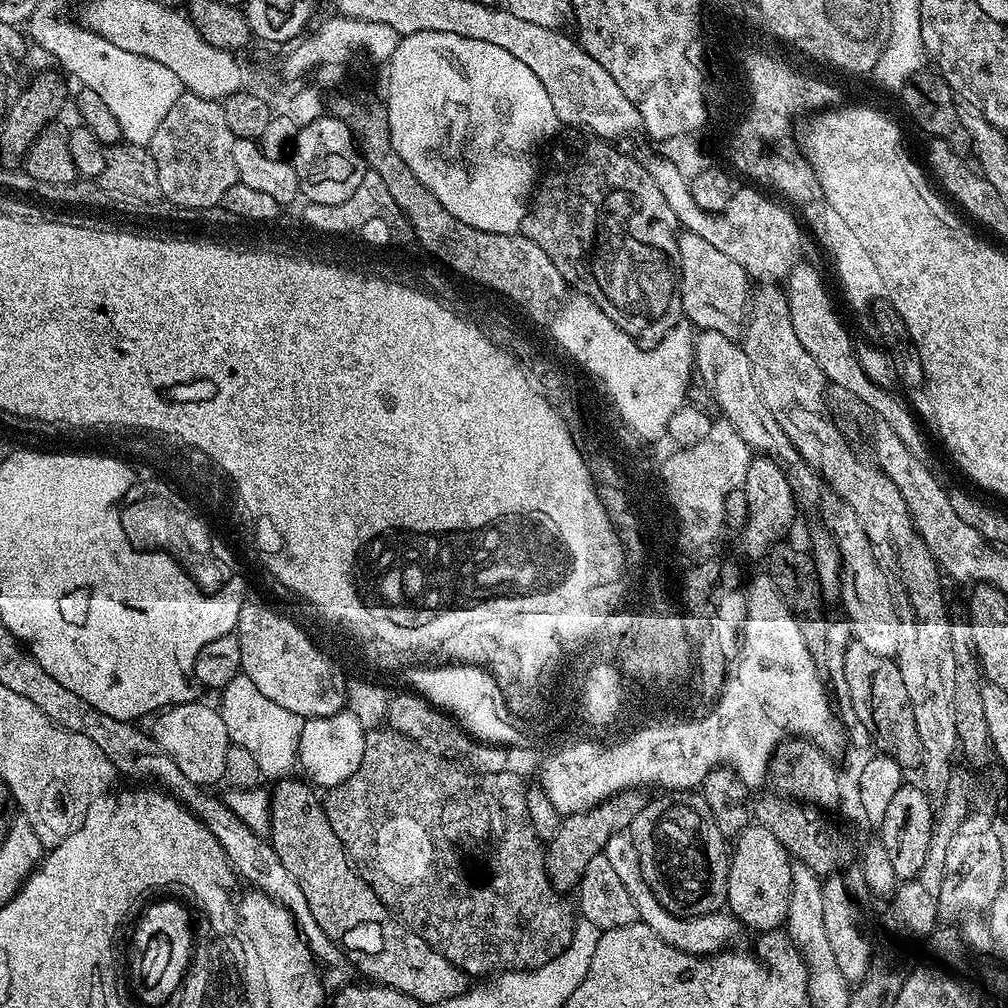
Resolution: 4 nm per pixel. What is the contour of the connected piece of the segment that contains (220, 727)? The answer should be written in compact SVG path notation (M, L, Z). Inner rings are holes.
M173 704L155 717L156 725L150 728L151 735L162 746L170 758L190 778L190 782L201 786L221 783L226 770L226 750L230 747L226 722L222 722L219 711L208 704Z

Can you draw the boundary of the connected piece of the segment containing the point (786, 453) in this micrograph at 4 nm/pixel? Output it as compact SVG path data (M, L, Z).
M716 330L697 331L694 336L694 368L706 378L713 405L724 411L721 412L723 419L736 427L749 448L785 465L797 463L796 447L786 438L786 434L782 434L778 422L774 422L774 414L766 410L766 402L762 402L754 386L750 358L733 337Z

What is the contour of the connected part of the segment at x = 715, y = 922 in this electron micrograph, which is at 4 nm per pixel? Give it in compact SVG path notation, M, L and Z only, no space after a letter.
M617 834L609 838L602 853L606 858L610 858L610 863L614 865L614 870L626 886L626 891L630 894L630 899L634 901L634 910L636 911L639 923L650 926L662 942L682 950L686 954L711 954L713 952L722 952L729 947L728 944L735 938L739 932L742 932L742 925L731 912L721 910L702 914L701 916L675 916L668 912L662 902L650 890L650 886L642 878L642 866L638 862L638 850L634 850L634 842L631 836L627 834Z

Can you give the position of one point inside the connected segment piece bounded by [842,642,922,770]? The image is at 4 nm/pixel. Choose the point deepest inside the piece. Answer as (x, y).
(875, 683)

